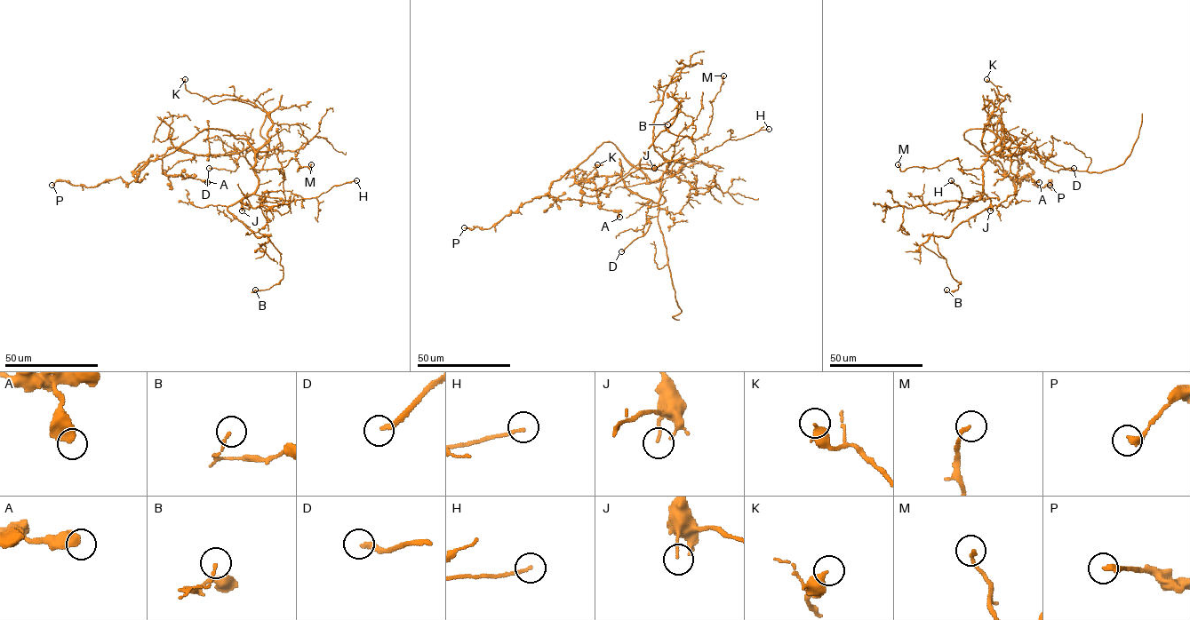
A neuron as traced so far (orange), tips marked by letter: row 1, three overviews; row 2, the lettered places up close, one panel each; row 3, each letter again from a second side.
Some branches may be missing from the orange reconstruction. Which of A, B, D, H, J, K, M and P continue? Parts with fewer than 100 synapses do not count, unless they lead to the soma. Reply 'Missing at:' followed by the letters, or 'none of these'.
Missing at: none of these

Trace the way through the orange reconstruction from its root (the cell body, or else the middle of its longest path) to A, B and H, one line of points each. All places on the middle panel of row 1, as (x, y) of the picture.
A: (660, 177), (650, 181), (610, 142), (584, 160), (575, 180), (593, 182), (599, 206), (619, 217)
B: (660, 177), (670, 160), (640, 166), (655, 138), (680, 112), (696, 129), (689, 138), (667, 124)
H: (660, 177), (667, 167), (665, 159), (695, 158), (728, 139), (741, 139), (769, 129)

